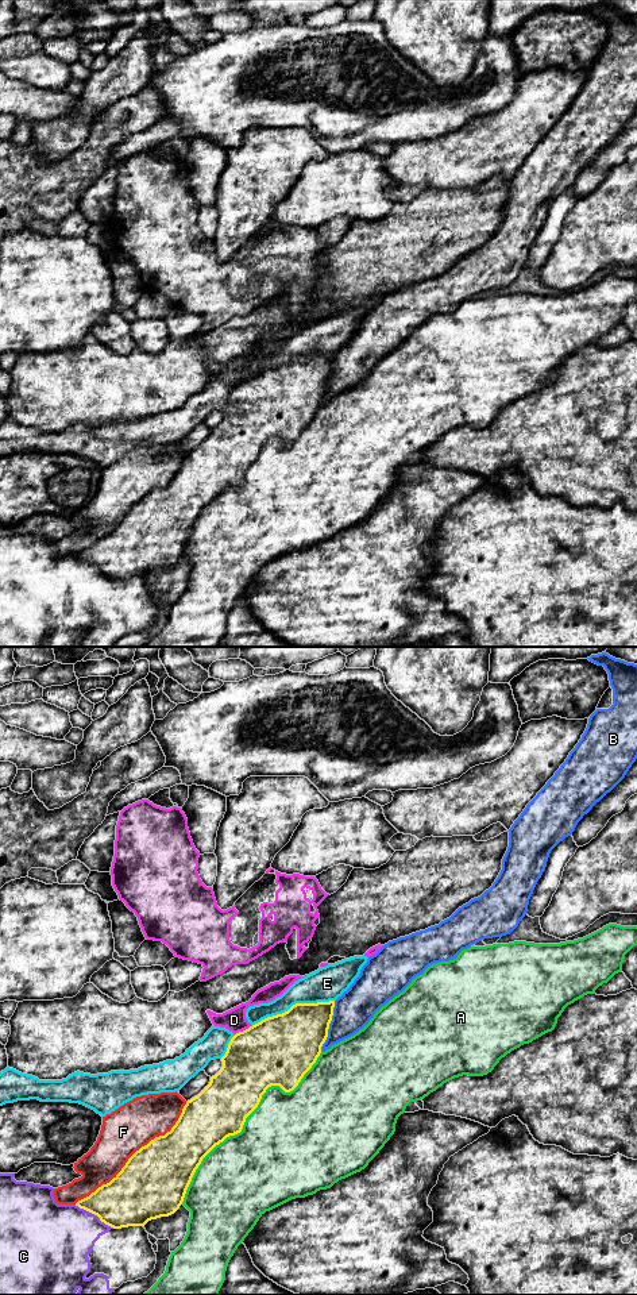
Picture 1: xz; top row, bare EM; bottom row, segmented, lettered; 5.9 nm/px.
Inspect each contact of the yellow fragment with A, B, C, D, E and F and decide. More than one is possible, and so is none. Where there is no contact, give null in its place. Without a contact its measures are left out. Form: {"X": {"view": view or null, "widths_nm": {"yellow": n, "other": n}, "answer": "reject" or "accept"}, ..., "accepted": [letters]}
{"A": {"view": "xz", "widths_nm": {"yellow": 320, "other": 480}, "answer": "reject"}, "B": {"view": "xz", "widths_nm": {"yellow": 360, "other": 220}, "answer": "reject"}, "C": {"view": "xz", "widths_nm": {"yellow": 320, "other": 400}, "answer": "reject"}, "D": {"view": "xz", "widths_nm": {"yellow": 420, "other": 140}, "answer": "reject"}, "E": {"view": "xz", "widths_nm": {"yellow": 380, "other": 200}, "answer": "reject"}, "F": {"view": "xz", "widths_nm": {"yellow": 400, "other": 280}, "answer": "reject"}, "accepted": []}

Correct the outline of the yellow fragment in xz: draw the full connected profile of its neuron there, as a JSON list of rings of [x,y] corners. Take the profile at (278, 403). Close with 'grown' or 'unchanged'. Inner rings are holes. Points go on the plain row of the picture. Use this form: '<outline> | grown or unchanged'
[[[335,352],[296,355],[287,363],[236,385],[221,409],[221,421],[197,448],[186,454],[171,482],[136,502],[109,535],[76,558],[113,581],[144,578],[151,571],[174,566],[202,510],[227,489],[242,483],[246,470],[258,459],[266,442],[279,438],[290,444],[298,438],[321,405],[333,359]]] | unchanged

